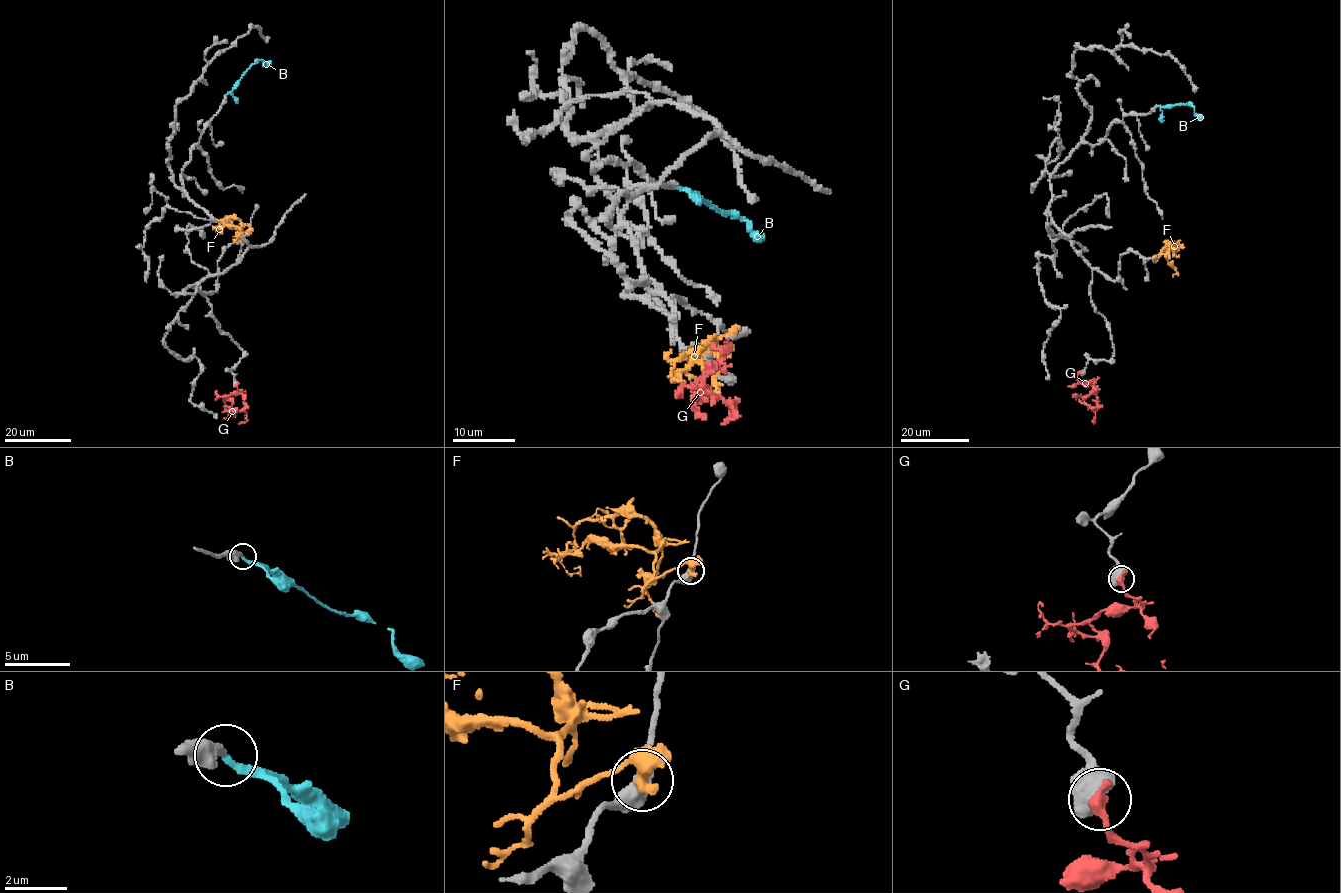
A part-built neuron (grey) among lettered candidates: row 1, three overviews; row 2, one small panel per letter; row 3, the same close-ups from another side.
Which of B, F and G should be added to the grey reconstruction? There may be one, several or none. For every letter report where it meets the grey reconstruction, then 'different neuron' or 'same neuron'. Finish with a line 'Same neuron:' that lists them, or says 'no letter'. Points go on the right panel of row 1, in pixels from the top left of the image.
B: (1158, 105) | same neuron
F: (1155, 259) | different neuron
G: (1080, 373) | different neuron
Same neuron: B

